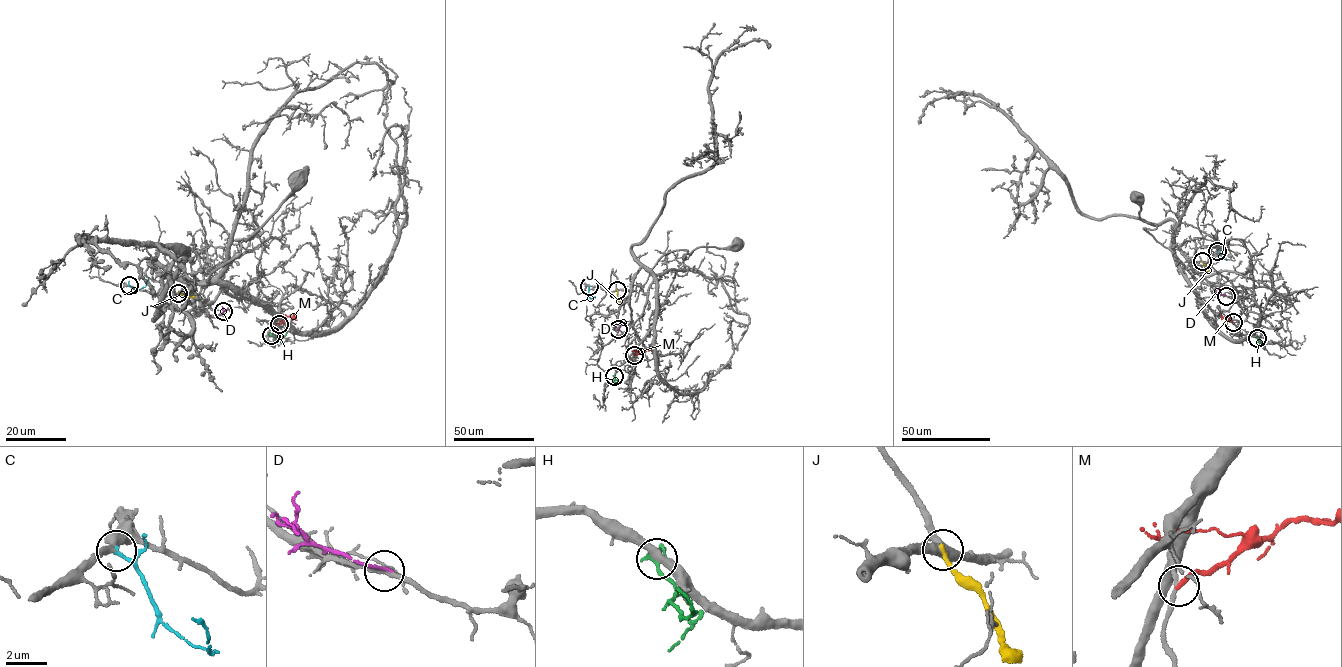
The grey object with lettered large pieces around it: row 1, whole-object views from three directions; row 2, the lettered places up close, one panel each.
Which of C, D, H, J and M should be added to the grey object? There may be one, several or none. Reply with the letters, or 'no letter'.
C

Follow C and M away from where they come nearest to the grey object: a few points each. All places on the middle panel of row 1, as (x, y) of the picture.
C: (589, 286), (590, 298), (595, 297)
M: (634, 355), (650, 346)

